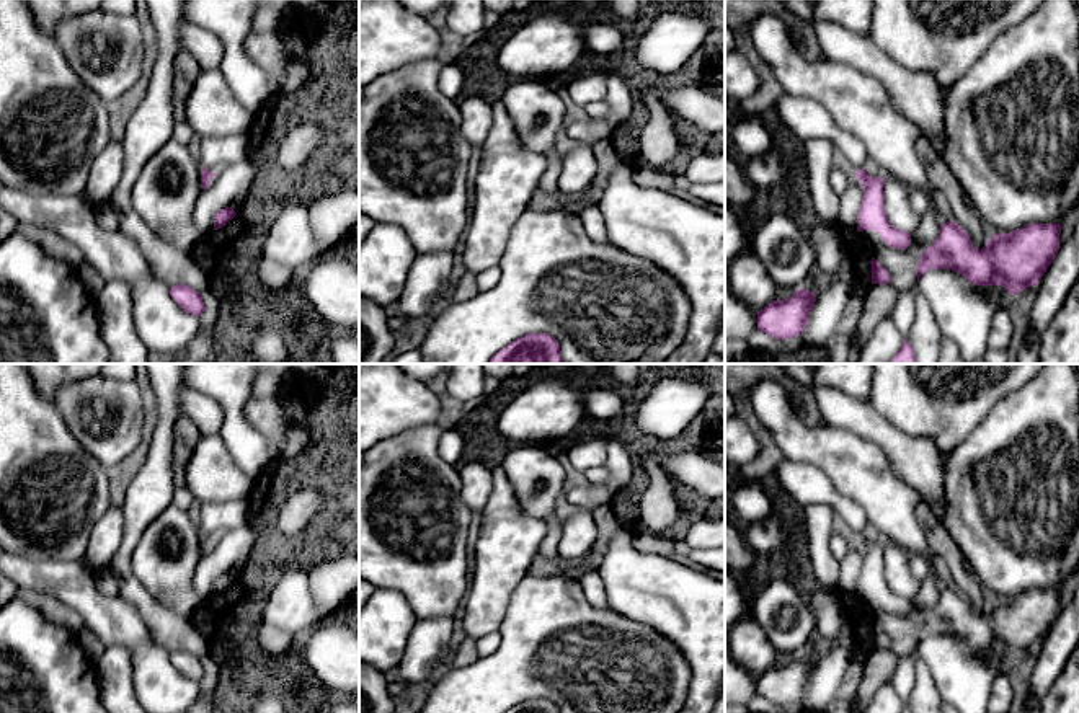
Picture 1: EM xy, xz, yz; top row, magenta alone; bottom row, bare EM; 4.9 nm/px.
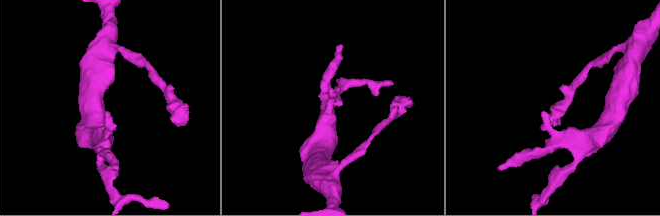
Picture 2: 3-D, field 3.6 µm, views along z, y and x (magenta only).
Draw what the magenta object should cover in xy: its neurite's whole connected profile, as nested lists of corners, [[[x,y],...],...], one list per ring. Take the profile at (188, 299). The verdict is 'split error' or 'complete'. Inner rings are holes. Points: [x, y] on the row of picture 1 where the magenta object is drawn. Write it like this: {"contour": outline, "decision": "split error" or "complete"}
{"contour": [[[176,284],[170,287],[170,295],[186,313],[191,313],[198,318],[202,315],[204,302],[201,294],[194,289],[184,284]]], "decision": "complete"}

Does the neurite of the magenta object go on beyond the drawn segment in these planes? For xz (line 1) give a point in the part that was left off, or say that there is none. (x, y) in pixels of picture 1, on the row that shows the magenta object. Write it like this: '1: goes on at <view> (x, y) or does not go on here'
1: does not go on here

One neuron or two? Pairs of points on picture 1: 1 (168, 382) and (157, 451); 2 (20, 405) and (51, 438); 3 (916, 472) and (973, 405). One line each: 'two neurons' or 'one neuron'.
1: one neuron
2: one neuron
3: two neurons

